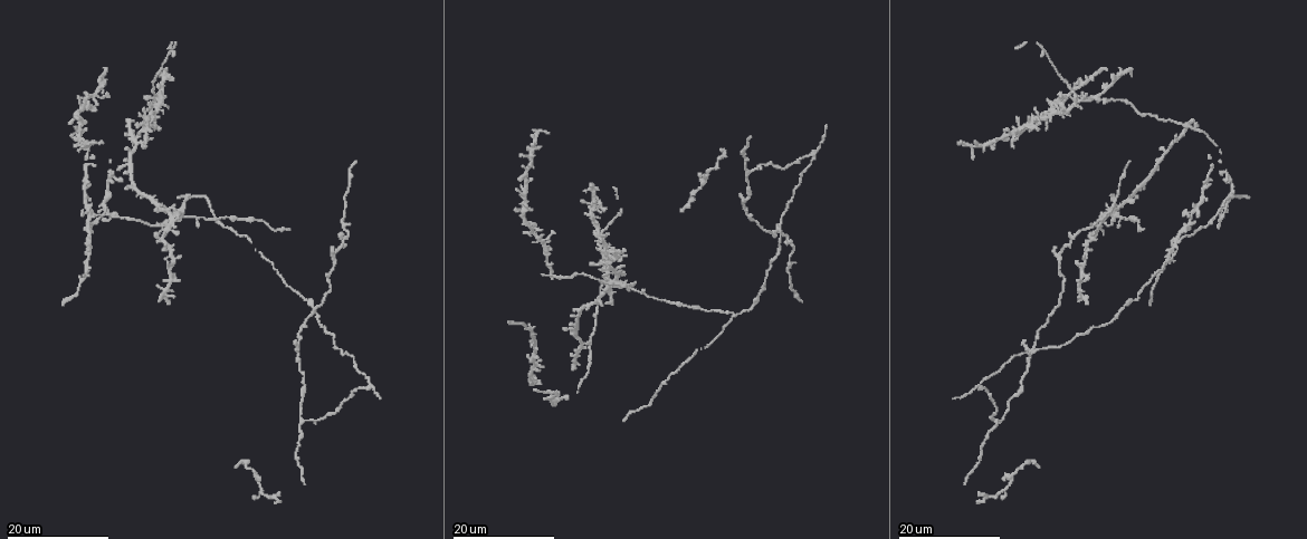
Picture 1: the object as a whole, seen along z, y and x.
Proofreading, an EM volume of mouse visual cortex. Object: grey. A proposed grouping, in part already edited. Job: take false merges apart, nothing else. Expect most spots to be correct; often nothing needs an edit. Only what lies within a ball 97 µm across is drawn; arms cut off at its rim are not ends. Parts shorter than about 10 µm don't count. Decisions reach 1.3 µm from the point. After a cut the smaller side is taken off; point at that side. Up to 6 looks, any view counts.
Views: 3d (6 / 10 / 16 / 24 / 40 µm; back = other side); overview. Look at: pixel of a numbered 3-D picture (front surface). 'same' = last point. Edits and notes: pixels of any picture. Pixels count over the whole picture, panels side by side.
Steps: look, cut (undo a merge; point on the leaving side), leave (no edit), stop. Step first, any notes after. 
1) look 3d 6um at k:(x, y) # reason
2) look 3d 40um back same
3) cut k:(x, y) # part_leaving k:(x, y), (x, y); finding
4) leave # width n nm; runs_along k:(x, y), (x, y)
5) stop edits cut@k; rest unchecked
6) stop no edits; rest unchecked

look 3d 16um at 1:(540, 240) # four arms meet

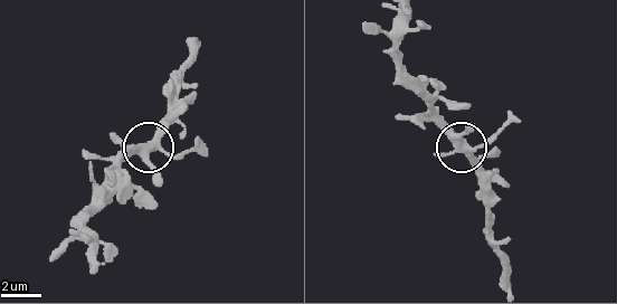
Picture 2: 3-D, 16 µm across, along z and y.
look 3d 6um at 2:(152, 143)

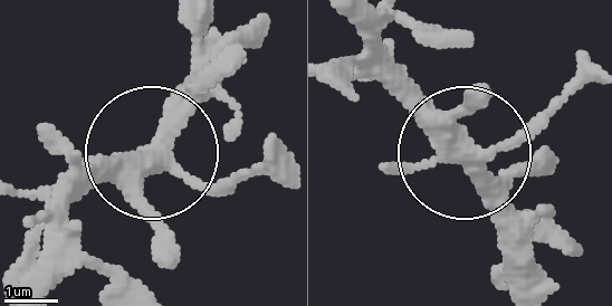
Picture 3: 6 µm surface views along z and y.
leave # continuous, no second neuron

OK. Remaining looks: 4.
look 3d 16um at 1:(1078, 100) # two arms at a narrow angle

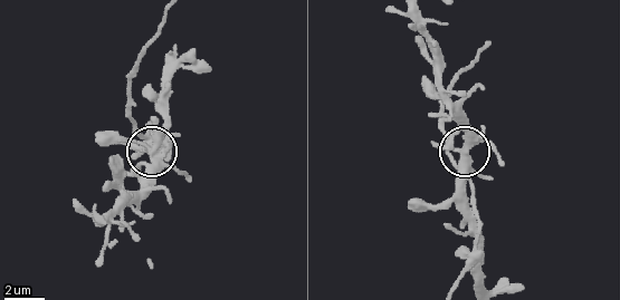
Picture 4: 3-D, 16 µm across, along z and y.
look 3d 6um at 4:(461, 151)

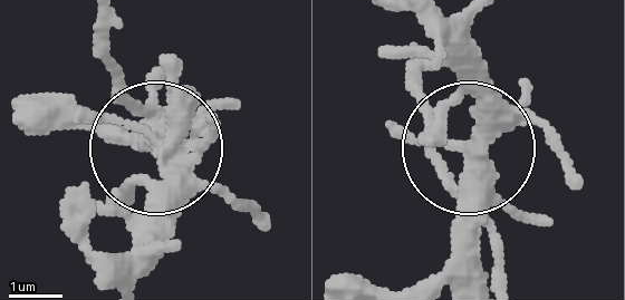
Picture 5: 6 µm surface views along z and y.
leave # width 310 nm; one neuron here

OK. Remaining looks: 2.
look 3d 24um at 1:(980, 384) # three arms meet

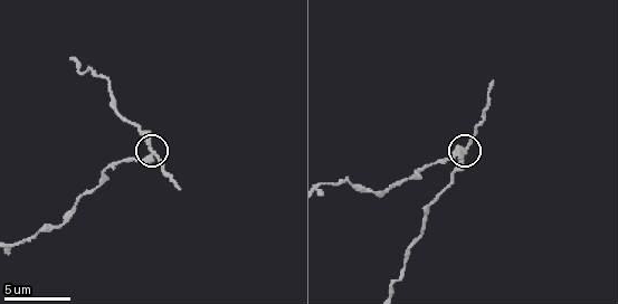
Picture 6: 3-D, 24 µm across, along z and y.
look 3d 10um at 6:(149, 150)

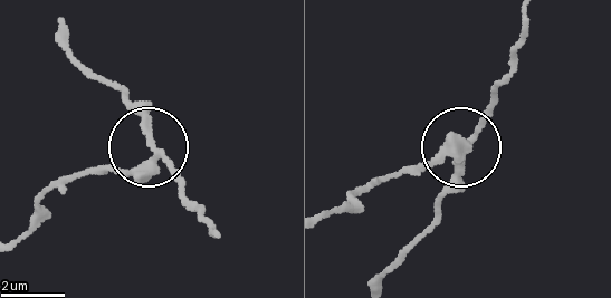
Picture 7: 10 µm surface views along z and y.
cut 7:(115, 169) # part_leaving 7:(154, 162), (101, 167), (69, 181), (12, 239); two neurons meet here

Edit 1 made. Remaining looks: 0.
stop edits cut@7; rest unchecked

